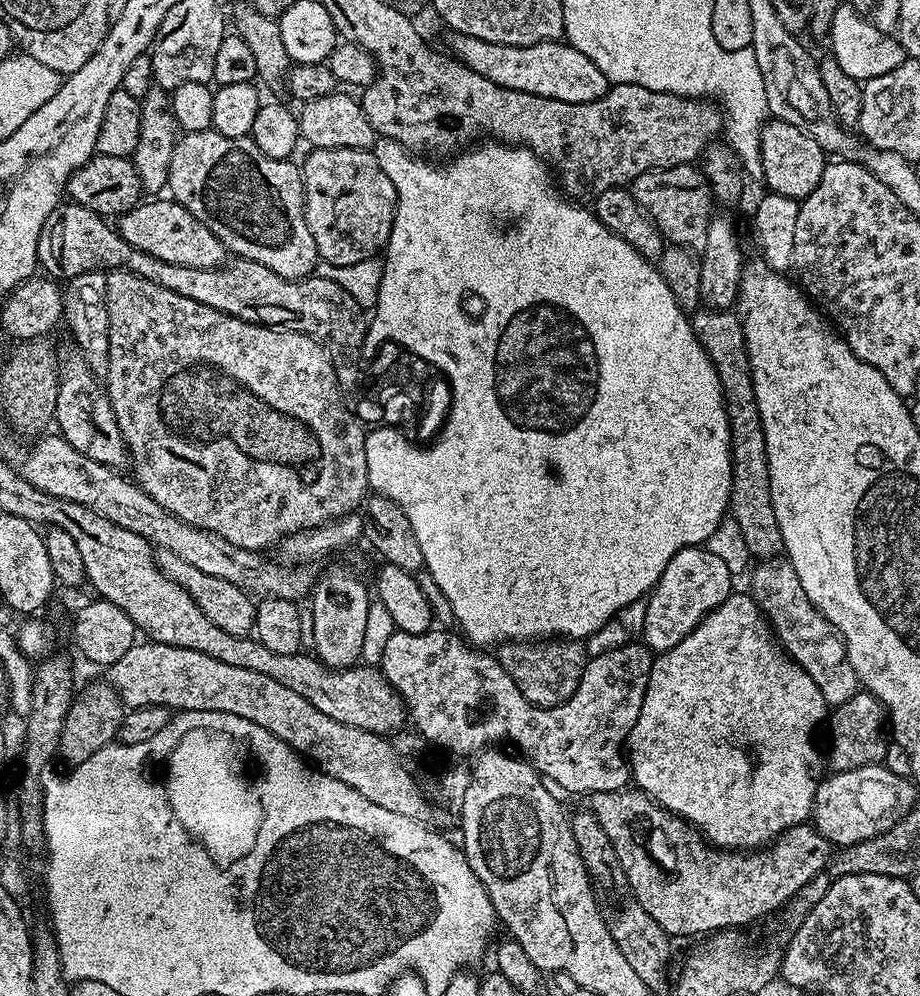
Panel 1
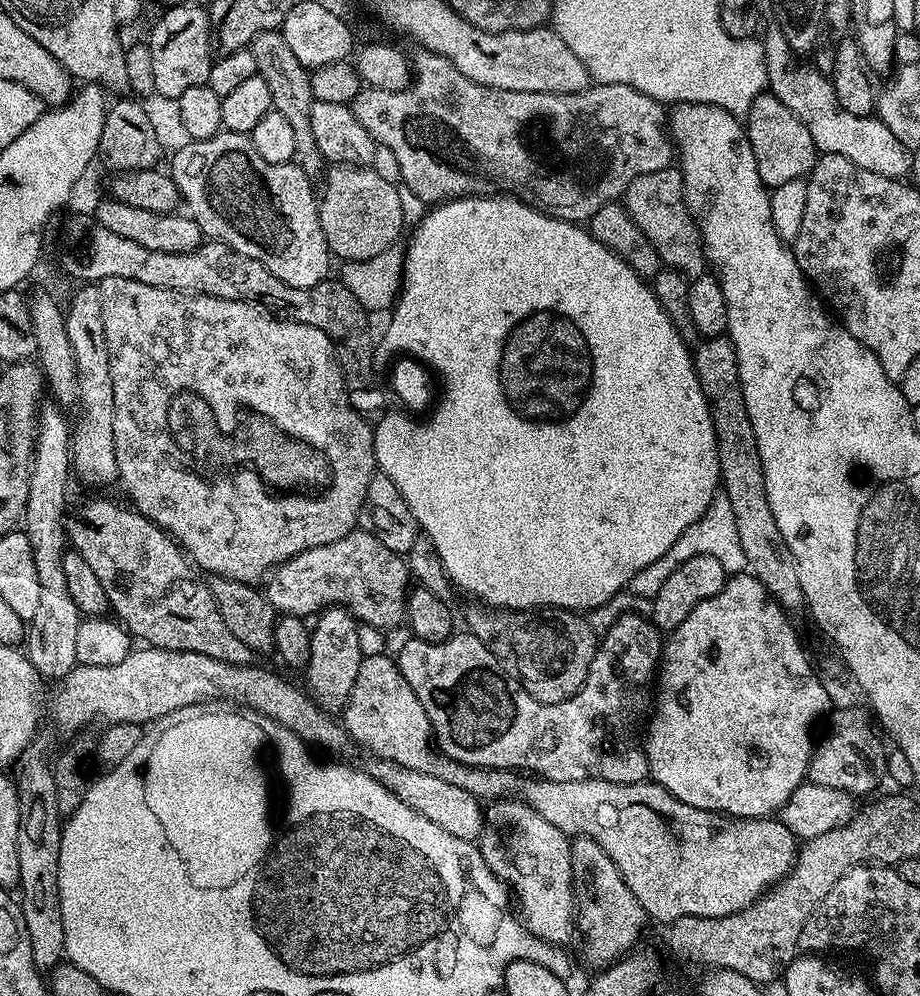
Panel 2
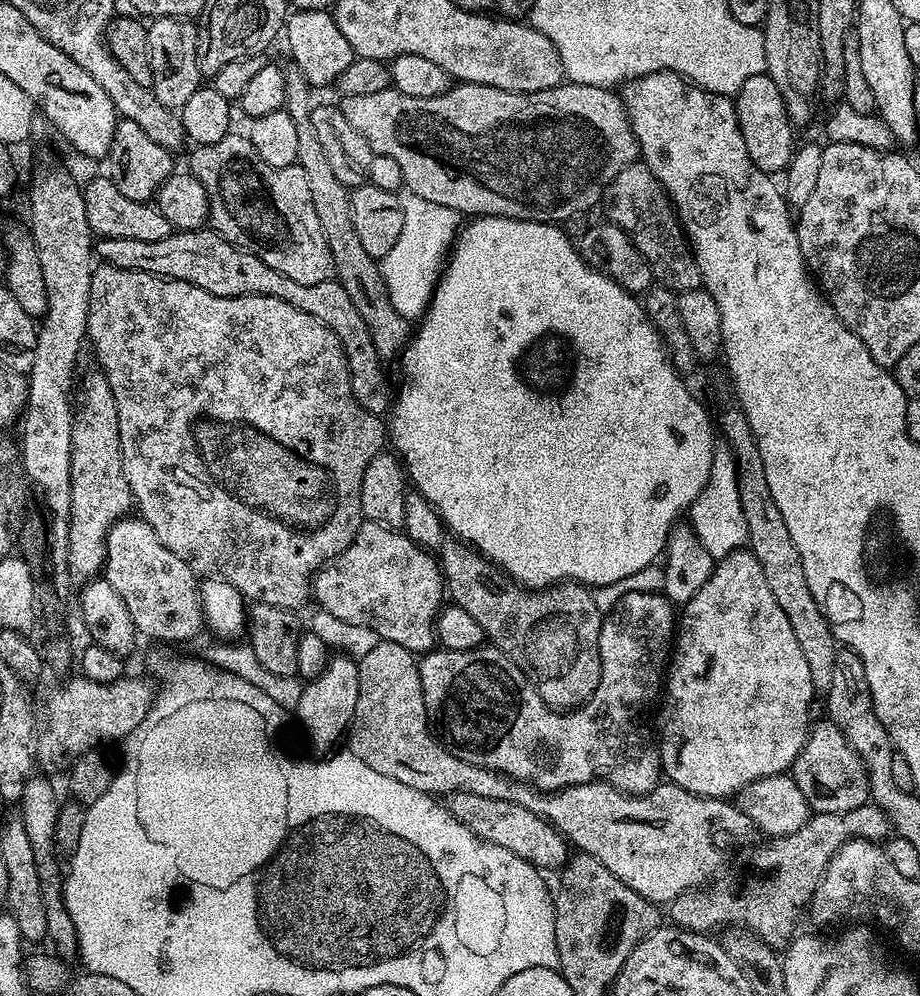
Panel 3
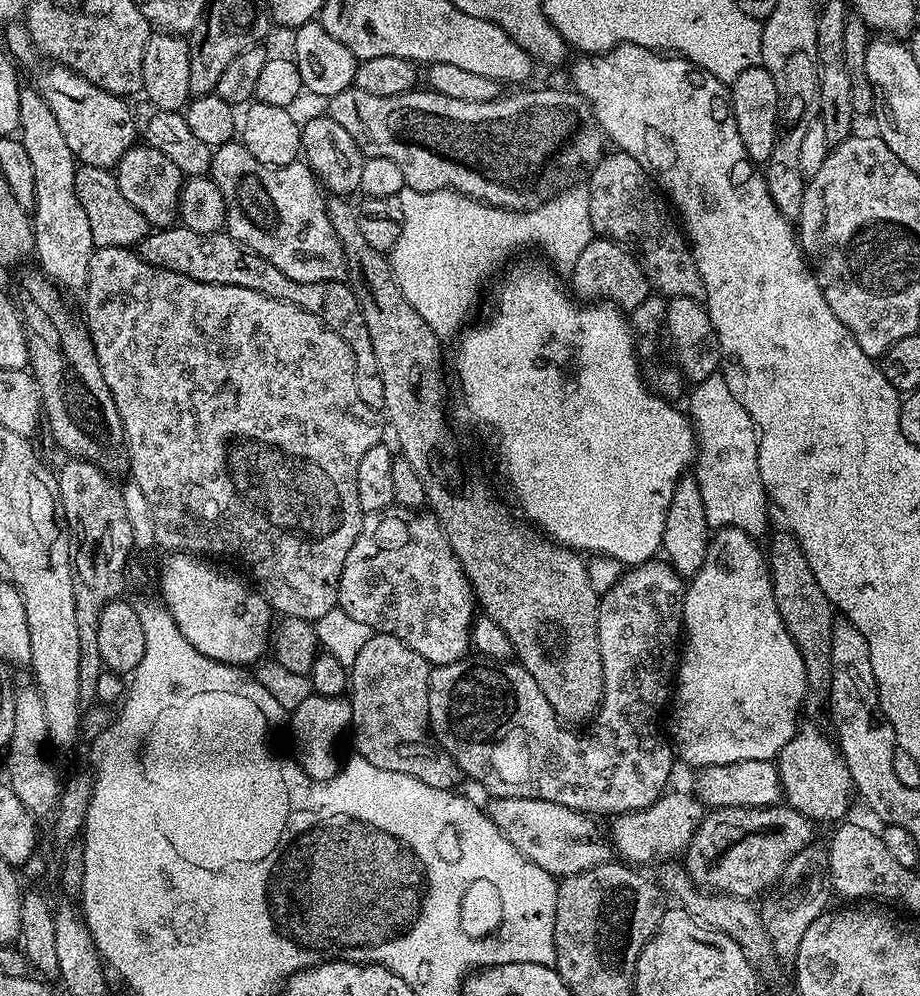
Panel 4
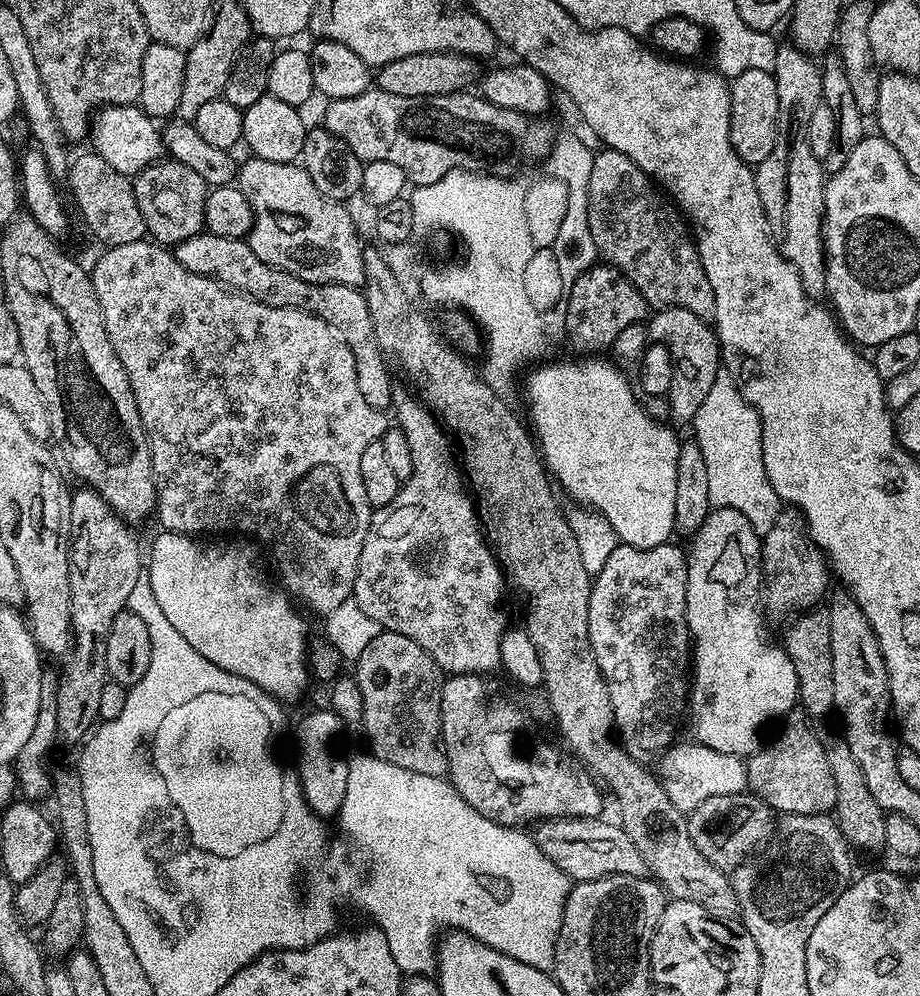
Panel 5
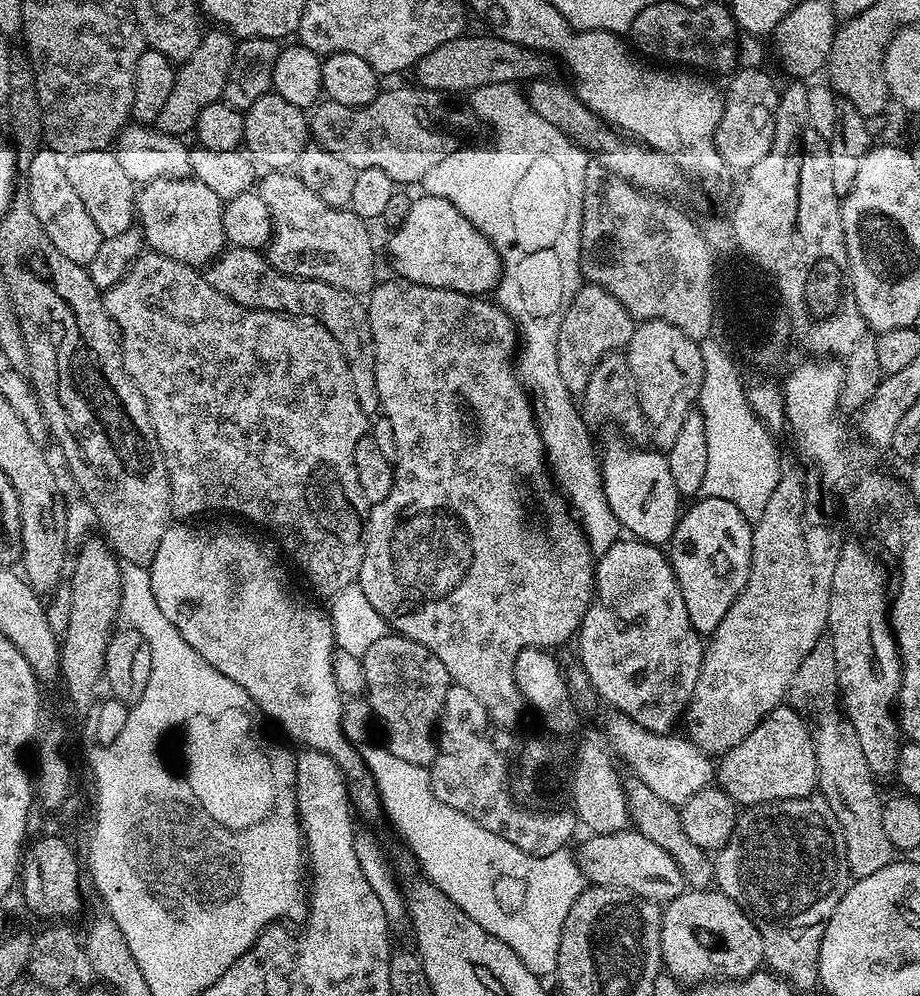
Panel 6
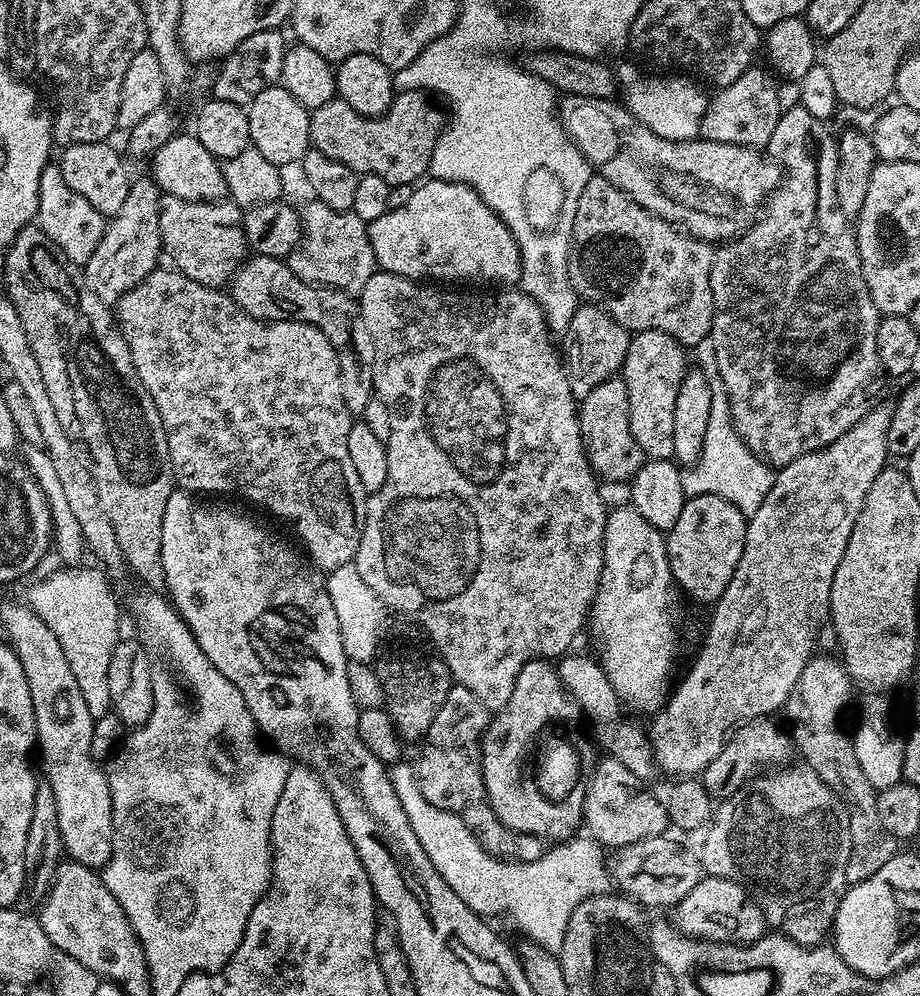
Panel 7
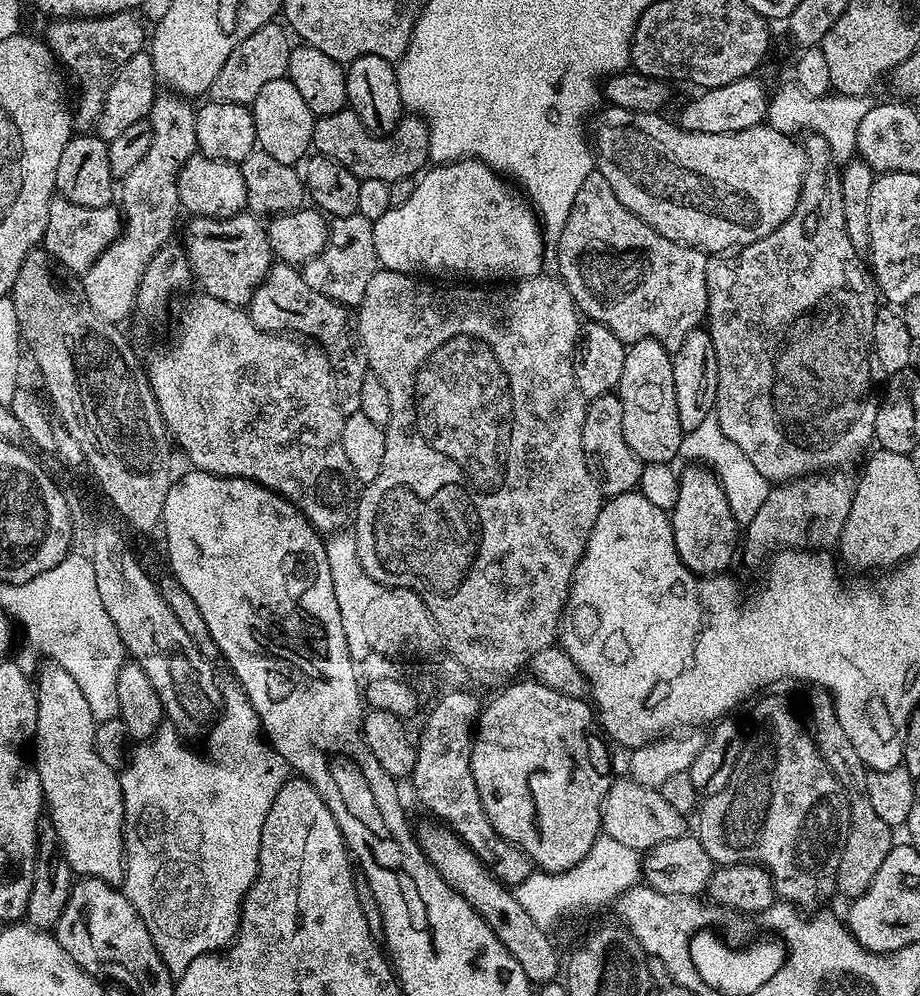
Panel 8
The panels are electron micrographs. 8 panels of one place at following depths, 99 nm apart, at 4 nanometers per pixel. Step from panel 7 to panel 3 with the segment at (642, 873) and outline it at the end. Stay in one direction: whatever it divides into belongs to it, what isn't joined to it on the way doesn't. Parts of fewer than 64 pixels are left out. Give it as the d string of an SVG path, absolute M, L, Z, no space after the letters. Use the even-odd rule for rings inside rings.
M453 792L447 797L446 807L452 817L466 830L478 834L486 842L494 842L494 846L502 846L518 858L530 862L535 868L563 869L570 859L570 845L560 831L548 820L543 820L534 810L526 810L526 806L518 806L518 802L502 802L502 798L482 798L482 794L458 794Z

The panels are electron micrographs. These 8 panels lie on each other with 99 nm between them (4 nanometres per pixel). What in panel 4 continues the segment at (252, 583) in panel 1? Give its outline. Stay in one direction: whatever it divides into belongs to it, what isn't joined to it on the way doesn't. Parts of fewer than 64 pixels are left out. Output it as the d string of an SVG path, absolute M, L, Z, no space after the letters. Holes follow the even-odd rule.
M408 506L383 508L365 515L358 538L354 538L350 554L346 554L346 566L342 566L338 606L346 610L350 618L366 622L373 633L385 632L406 642L410 650L418 650L433 666L458 662L469 655L472 621L478 612L476 593L464 575L443 526L431 511L413 510Z

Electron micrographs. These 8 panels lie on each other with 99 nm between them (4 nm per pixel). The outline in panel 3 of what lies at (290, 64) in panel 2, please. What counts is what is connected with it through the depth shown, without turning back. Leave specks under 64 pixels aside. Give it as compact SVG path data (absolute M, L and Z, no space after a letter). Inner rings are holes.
M295 66L289 67L284 73L286 78L286 98L283 111L294 118L294 126L298 126L298 158L296 163L302 166L306 174L306 182L310 186L310 199L314 201L314 211L318 213L318 222L322 222L322 234L328 243L332 255L332 266L335 279L350 294L350 302L358 306L358 314L366 322L370 334L374 338L374 346L381 358L399 357L403 347L410 339L410 321L402 318L388 297L388 288L380 273L377 257L366 254L358 232L354 230L352 221L352 192L334 175L322 145L318 143L318 134L314 134L312 110L314 107L313 89L303 74Z

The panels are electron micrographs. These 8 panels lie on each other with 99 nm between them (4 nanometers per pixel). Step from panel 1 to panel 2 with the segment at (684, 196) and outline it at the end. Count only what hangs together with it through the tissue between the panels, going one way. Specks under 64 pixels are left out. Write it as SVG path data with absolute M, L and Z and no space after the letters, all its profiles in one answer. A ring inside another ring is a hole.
M669 166L634 178L634 182L630 182L624 191L622 203L630 218L638 222L642 234L650 238L650 246L658 250L658 258L663 267L678 270L690 282L705 275L704 240L700 237L696 219L684 201L684 175L679 167Z

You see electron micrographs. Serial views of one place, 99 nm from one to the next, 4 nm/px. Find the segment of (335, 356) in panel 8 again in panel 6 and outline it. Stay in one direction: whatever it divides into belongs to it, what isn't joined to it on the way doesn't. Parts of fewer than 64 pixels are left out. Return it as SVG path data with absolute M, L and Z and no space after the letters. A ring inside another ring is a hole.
M229 247L207 265L206 275L214 290L226 294L242 306L307 318L330 330L330 334L334 334L334 342L338 342L348 363L358 406L362 406L362 410L370 418L380 412L378 378L374 374L374 338L370 334L368 309L361 297L326 282L282 274L268 261L263 251L254 248Z

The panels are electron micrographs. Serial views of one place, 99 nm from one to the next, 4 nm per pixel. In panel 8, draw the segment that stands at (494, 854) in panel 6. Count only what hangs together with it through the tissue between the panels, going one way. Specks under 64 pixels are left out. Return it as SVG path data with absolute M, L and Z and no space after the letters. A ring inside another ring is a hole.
M601 834L594 846L590 846L590 850L574 867L568 868L565 872L533 870L526 882L515 885L514 891L526 914L530 914L530 918L534 918L538 926L552 930L563 916L568 916L579 908L596 908L599 904L606 903L609 905L626 890L635 888L641 880L641 853Z

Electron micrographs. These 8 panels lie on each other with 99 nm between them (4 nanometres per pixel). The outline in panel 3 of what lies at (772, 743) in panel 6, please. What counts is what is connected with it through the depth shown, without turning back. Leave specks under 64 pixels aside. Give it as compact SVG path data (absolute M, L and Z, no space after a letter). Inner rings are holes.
M827 718L811 725L806 742L791 766L790 775L813 813L842 814L869 803L866 766L848 745L842 730Z

